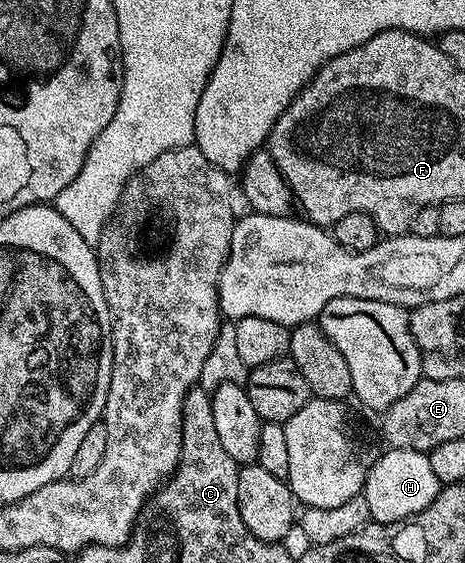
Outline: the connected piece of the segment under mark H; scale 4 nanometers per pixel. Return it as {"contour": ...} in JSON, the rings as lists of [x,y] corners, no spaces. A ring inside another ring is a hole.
{"contour":[[[388,448],[387,453],[370,462],[367,481],[363,485],[362,496],[369,503],[371,521],[384,525],[394,521],[406,521],[415,514],[425,511],[433,499],[437,499],[441,482],[433,475],[430,456],[412,449]]]}

